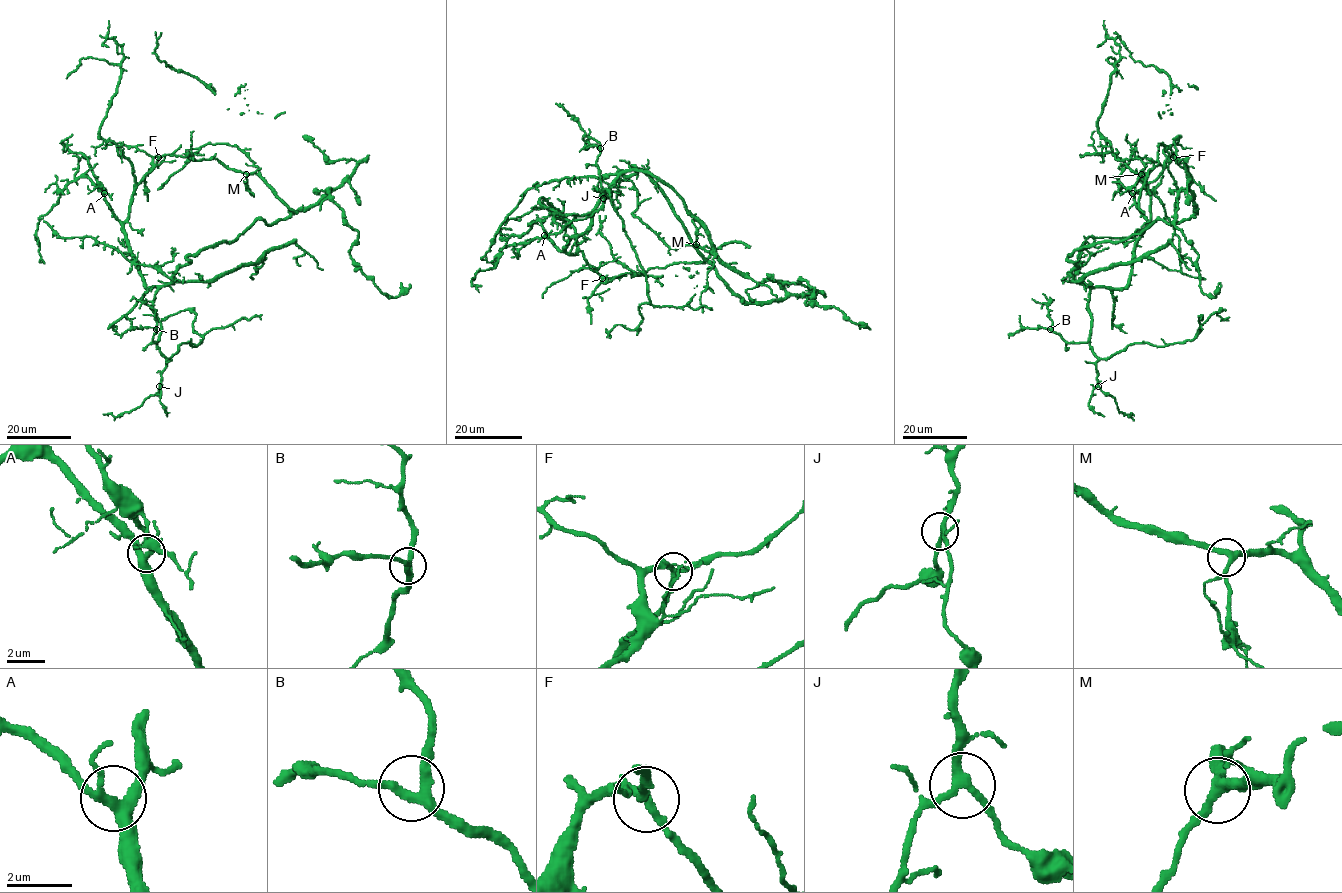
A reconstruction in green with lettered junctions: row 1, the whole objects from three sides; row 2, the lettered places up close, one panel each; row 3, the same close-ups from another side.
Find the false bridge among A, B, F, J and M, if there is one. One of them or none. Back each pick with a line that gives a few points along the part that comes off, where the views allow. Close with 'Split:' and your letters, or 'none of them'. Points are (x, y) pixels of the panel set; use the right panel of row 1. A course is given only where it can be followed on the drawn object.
Split: none of them

